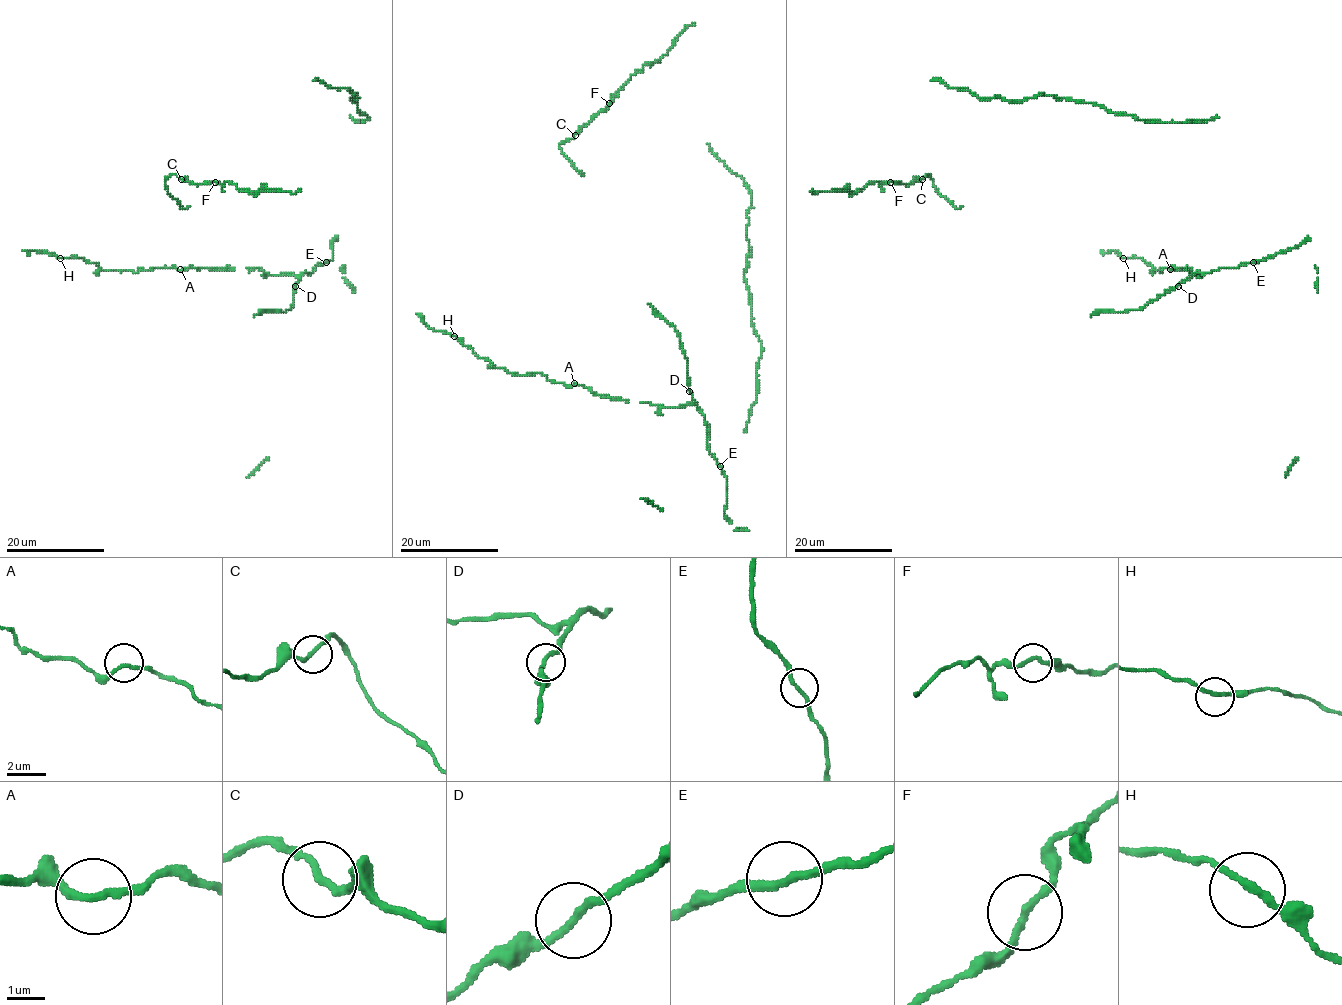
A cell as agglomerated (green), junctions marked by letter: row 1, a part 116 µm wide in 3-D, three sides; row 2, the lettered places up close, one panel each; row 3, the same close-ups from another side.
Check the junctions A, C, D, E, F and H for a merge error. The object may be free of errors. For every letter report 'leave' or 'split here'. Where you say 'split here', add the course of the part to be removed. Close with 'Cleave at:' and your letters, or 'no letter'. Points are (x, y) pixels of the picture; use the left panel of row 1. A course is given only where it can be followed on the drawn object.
A: leave
C: leave
D: leave
E: leave
F: leave
H: leave
Cleave at: no letter

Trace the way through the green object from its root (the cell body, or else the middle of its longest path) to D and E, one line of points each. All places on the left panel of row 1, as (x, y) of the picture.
D: (310, 273), (306, 272), (295, 286)
E: (310, 273), (316, 266), (326, 262)

